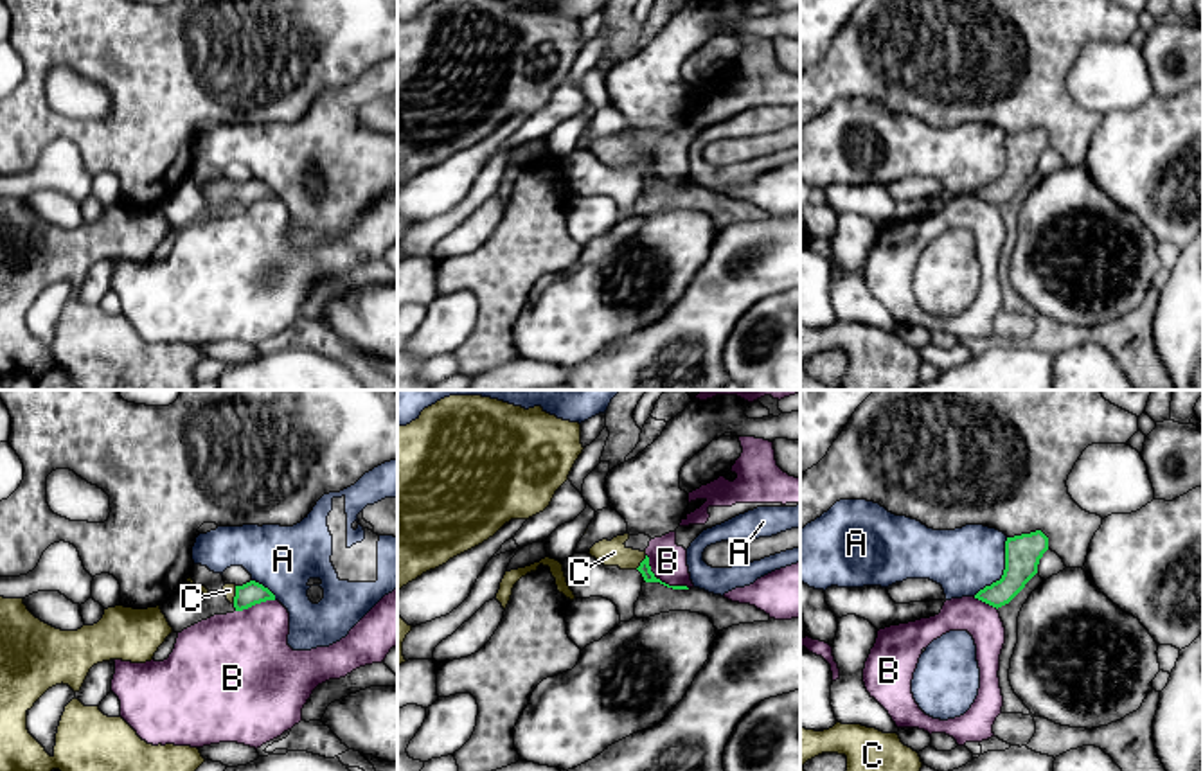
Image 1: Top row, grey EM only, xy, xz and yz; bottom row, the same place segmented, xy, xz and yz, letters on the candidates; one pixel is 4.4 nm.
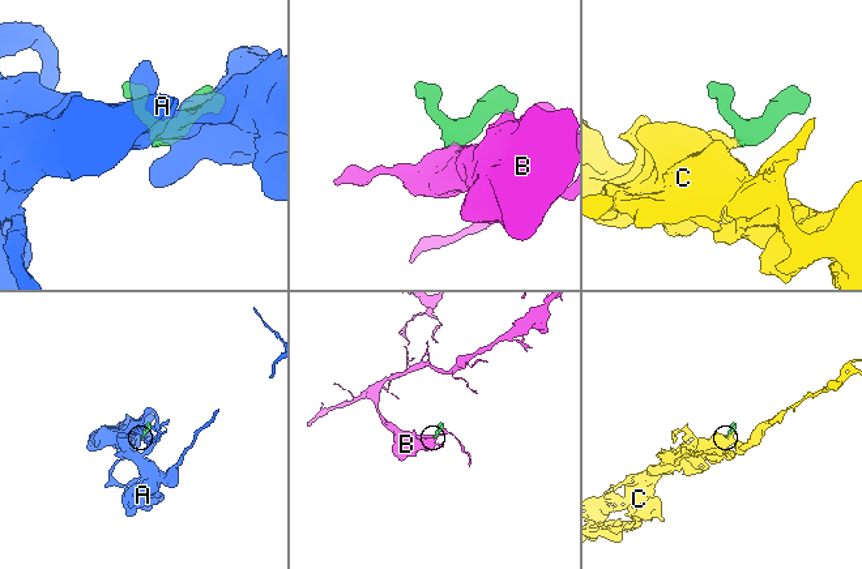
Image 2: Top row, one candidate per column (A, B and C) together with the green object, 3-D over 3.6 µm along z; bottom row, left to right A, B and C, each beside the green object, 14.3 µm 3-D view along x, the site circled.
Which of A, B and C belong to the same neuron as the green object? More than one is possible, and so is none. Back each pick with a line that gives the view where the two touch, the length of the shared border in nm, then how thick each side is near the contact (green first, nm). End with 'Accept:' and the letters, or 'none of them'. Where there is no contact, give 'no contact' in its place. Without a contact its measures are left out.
C: xy | 80 nm | 110/60 nm
Accept: C

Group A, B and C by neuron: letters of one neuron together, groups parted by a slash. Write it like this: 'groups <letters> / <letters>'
groups A / B / C

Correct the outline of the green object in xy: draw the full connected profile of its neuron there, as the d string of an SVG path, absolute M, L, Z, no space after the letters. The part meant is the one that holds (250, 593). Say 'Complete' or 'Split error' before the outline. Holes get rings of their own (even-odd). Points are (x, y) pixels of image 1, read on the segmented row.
Split error. M250 580L243 586L225 584L221 593L236 607L236 611L248 609L266 600L275 600L275 595L255 580Z

